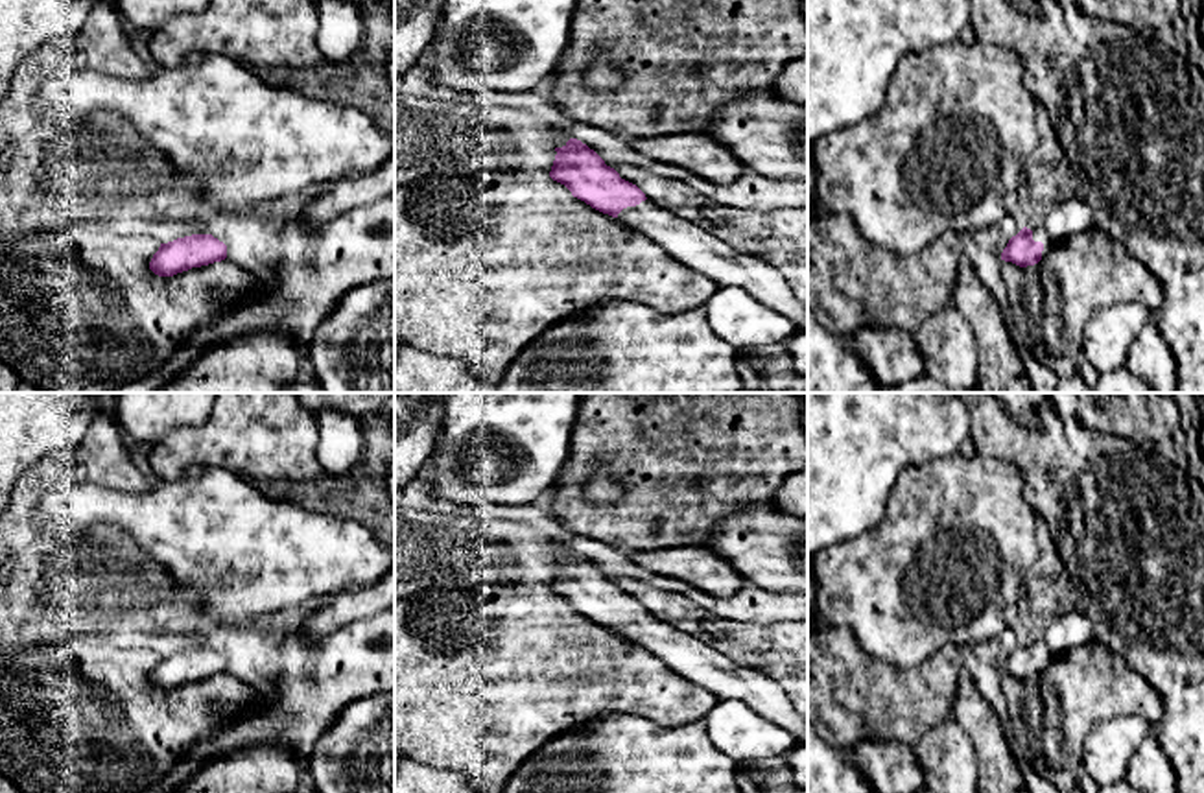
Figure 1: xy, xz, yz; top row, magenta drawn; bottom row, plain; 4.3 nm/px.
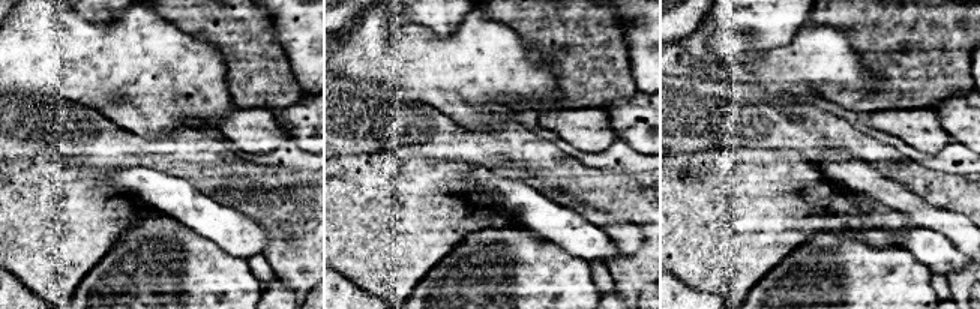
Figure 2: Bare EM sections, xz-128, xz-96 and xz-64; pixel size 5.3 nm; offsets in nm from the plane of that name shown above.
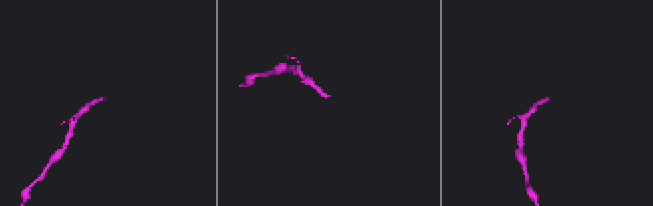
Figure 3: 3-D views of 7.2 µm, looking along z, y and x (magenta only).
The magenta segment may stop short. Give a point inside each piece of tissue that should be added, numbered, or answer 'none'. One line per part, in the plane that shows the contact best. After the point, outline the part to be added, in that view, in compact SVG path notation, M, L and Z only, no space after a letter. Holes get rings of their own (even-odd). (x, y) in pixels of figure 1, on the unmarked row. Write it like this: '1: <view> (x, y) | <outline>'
1: yz (1038, 646) | M1033 640L1033 653L1044 657L1042 671L1053 662L1055 655L1051 649L1045 645L1044 640Z

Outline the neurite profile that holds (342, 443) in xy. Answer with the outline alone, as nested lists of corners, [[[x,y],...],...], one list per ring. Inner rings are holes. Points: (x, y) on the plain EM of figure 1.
[[[337,409],[319,413],[319,443],[315,456],[325,474],[345,474],[365,456],[365,435],[361,419]]]

